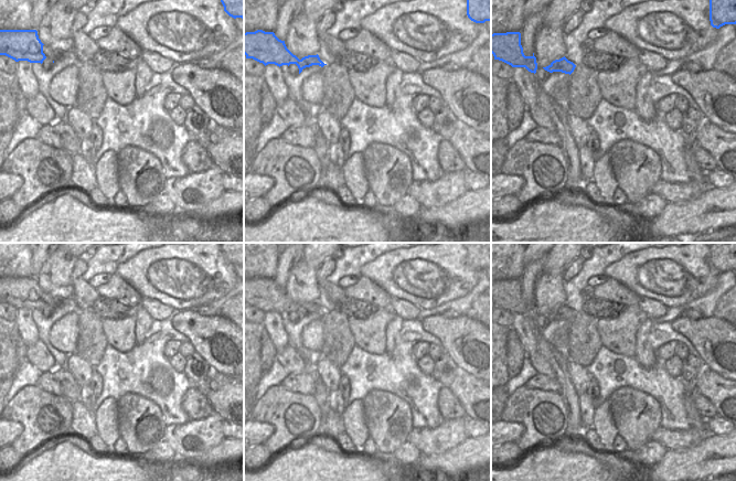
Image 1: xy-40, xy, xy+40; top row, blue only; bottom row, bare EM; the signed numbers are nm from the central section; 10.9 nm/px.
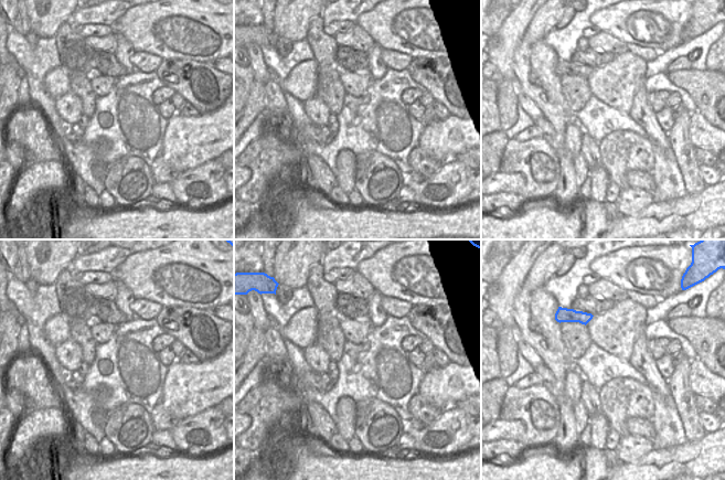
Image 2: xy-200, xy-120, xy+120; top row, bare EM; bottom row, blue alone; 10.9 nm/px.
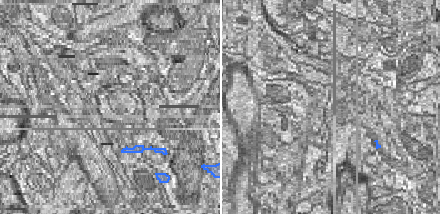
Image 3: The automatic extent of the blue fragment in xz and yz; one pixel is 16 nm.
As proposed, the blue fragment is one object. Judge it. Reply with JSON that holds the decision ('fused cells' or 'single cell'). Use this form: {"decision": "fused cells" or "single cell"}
{"decision": "single cell"}

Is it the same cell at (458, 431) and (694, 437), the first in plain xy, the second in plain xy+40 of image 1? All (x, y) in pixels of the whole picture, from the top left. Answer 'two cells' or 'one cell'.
one cell

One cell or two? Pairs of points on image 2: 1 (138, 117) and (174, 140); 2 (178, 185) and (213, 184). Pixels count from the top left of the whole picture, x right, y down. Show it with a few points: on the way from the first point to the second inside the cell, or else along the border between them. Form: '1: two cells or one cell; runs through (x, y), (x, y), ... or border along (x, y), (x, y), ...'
1: two cells; border along (167, 119), (162, 146), (157, 156)
2: one cell; runs through (187, 184), (192, 180), (204, 179)

